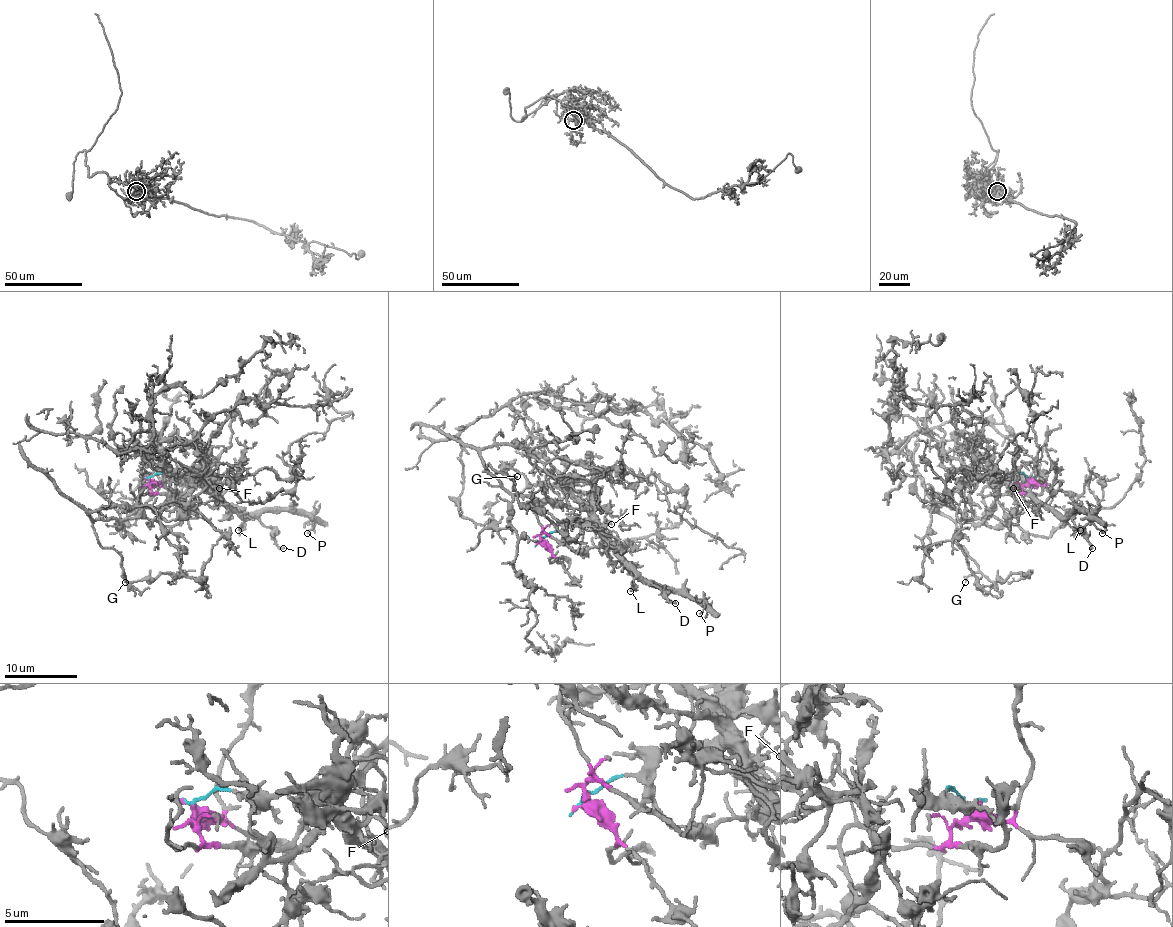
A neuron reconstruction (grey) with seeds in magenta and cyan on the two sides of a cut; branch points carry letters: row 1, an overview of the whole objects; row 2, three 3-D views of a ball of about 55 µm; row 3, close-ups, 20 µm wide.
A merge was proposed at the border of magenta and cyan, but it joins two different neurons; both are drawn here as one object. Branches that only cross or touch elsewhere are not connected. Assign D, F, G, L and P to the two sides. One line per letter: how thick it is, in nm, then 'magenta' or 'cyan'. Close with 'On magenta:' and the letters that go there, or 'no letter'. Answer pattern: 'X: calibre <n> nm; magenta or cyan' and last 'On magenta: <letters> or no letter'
D: calibre 150 nm; cyan
F: calibre 150 nm; cyan
G: calibre 160 nm; magenta
L: calibre 240 nm; cyan
P: calibre 110 nm; cyan
On magenta: G

